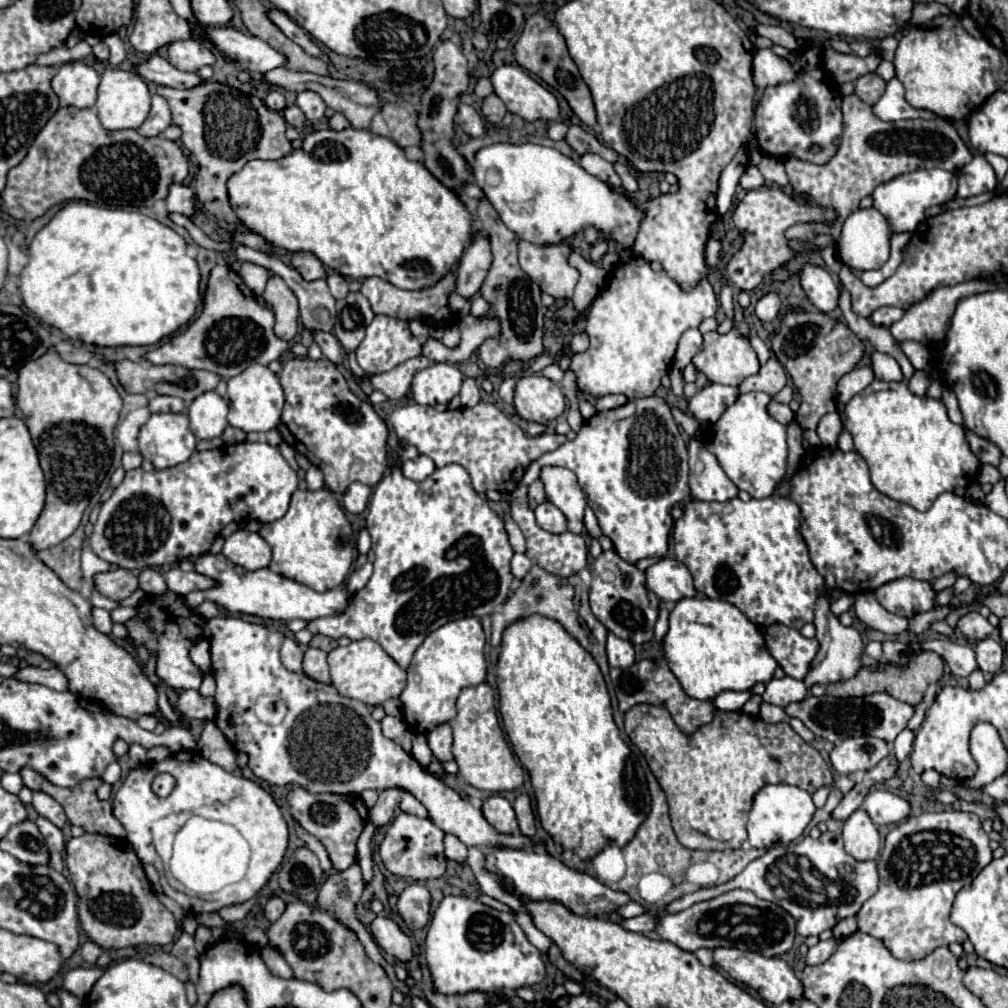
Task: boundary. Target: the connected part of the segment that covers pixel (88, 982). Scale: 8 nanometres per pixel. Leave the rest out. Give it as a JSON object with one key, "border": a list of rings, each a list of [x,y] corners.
{"border":[[[73,969],[63,977],[63,989],[79,999],[85,999],[95,981],[103,975],[101,969]]]}

